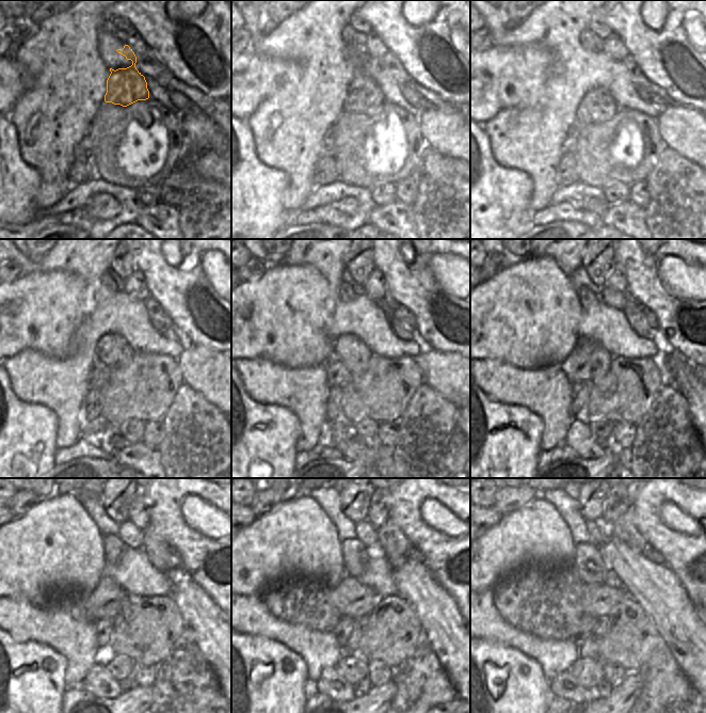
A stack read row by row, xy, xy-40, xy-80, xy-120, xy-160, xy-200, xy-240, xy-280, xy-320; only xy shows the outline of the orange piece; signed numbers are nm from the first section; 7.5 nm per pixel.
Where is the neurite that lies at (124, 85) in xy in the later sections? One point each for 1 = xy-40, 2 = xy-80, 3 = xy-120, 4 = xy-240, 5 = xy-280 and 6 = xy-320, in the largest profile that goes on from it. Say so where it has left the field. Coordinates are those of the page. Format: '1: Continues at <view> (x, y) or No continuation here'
1: Continues at xy-40 (364, 95)
2: Continues at xy-80 (597, 106)
3: Continues at xy-120 (113, 350)
4: Continues at xy-240 (127, 602)
5: Continues at xy-280 (353, 643)
6: Continues at xy-320 (590, 648).

